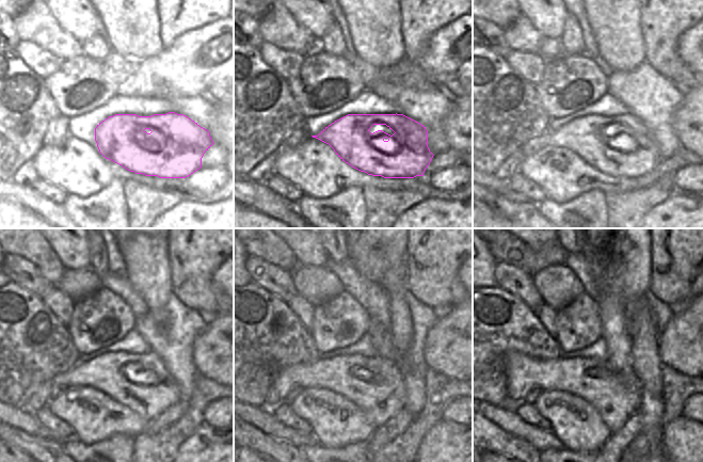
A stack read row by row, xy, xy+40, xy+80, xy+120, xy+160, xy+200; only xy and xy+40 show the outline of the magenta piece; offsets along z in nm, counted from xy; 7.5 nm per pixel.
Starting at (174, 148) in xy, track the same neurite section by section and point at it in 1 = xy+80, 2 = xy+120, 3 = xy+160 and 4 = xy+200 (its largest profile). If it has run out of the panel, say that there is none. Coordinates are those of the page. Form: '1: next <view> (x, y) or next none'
1: next xy+80 (587, 136)
2: next xy+120 (108, 372)
3: next xy+160 (346, 375)
4: next xy+200 (617, 397)

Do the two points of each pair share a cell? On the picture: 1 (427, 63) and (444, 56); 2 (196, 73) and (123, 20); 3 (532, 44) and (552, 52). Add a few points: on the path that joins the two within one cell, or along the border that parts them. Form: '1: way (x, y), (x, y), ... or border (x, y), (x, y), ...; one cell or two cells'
1: way (431, 61), (440, 56); one cell
2: border (163, 48), (157, 53), (140, 60); two cells
3: border (543, 37), (538, 53); two cells

